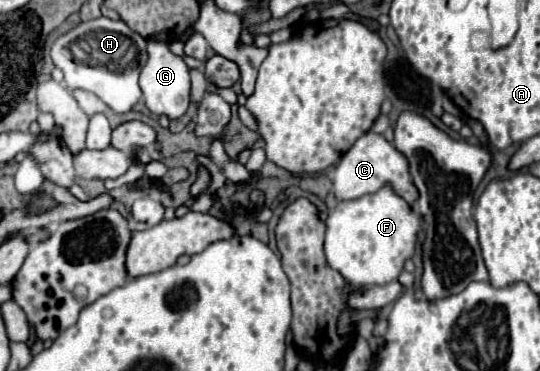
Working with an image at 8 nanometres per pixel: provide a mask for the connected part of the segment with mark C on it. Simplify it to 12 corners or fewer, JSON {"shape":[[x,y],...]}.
{"shape":[[367,131],[335,169],[337,199],[393,187],[415,207],[409,163]]}

